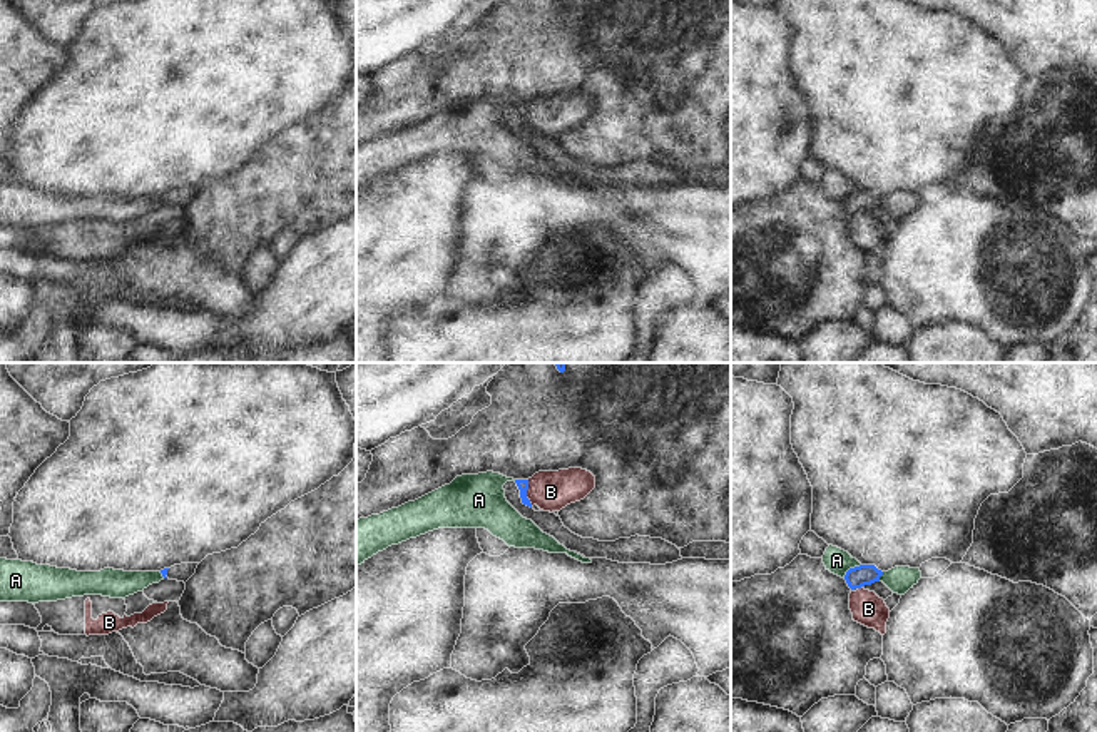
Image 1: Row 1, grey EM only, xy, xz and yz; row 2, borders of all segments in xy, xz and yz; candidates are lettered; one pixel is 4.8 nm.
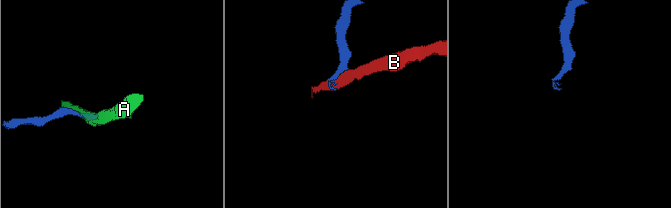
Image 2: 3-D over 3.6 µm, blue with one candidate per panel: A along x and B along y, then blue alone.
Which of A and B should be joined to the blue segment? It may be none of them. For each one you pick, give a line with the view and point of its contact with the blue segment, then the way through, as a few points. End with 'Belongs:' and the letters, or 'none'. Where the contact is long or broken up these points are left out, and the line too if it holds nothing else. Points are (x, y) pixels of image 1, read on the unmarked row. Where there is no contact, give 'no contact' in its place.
Belongs: none

